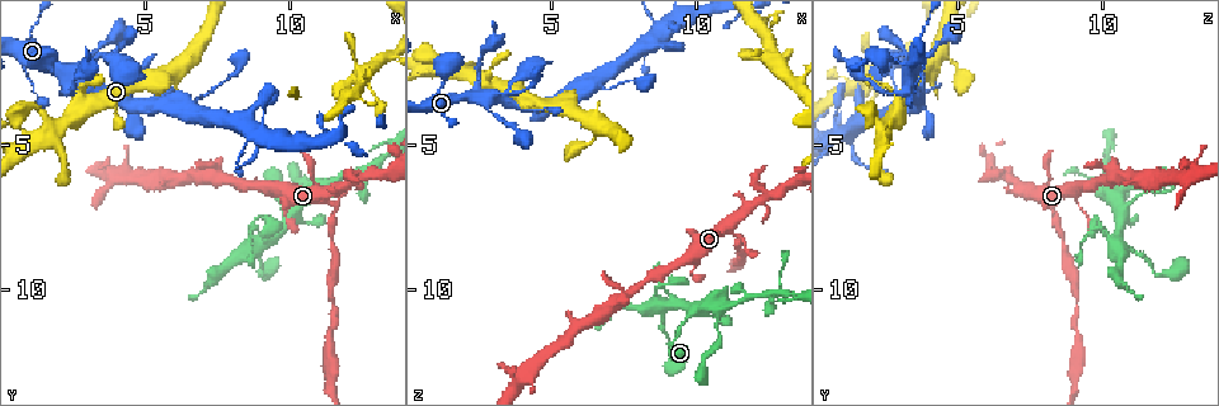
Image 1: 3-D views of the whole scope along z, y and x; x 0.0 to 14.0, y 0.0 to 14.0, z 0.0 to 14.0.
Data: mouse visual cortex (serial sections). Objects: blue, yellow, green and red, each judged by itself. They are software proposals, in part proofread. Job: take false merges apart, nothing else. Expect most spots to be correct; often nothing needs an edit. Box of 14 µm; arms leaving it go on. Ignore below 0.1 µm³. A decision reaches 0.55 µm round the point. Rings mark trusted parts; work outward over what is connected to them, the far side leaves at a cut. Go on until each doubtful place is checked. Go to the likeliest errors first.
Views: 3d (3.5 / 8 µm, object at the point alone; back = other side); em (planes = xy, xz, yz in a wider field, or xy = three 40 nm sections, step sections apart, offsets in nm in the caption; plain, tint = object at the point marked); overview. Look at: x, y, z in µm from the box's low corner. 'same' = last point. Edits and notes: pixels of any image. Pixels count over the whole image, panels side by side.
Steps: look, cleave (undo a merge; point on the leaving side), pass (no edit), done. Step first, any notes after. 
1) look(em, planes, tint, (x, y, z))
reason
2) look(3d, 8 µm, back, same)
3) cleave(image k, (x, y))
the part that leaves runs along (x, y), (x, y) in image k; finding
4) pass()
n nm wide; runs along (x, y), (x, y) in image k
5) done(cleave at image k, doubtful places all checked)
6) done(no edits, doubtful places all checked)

look(3d, 3.5 µm, back, (8.7, 7.7, 9.9))
abrupt turn

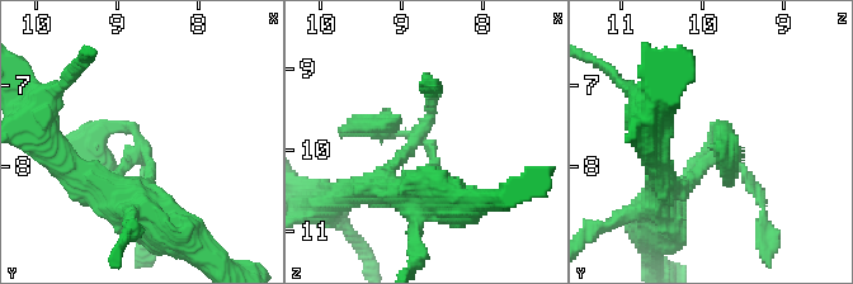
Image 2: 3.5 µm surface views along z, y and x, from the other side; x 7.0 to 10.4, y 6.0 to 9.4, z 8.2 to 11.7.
look(em, xy, step 2, tint, (8.80, 7.60, 9.90))

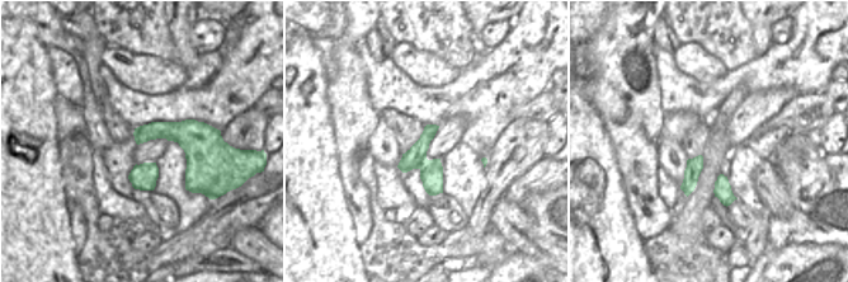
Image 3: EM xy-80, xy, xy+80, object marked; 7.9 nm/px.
pass()
all the same cell

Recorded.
look(3d, 8 µm, (11.5, 7.4, 8.3))
abrupt turn

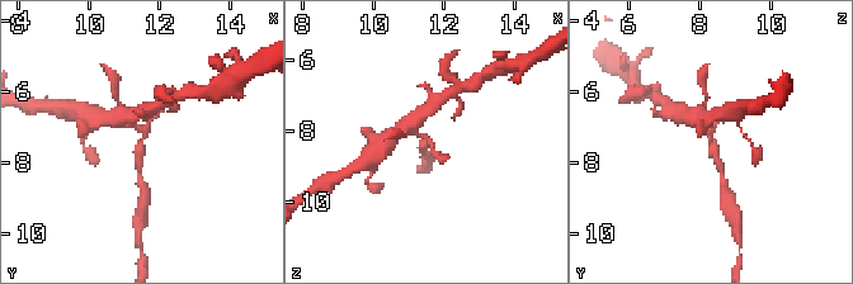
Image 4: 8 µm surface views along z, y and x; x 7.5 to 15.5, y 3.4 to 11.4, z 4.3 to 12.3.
look(em, planes, tint, (11.5, 7.4, 8.4))
shape alone is not enough

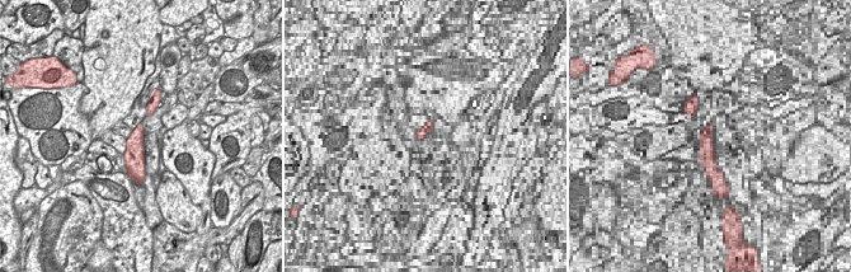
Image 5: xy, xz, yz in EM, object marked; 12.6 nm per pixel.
pass()
runs along (700, 122), (712, 141), (724, 174) in image 4; all the same cell

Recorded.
look(3d, 3.5 µm, (2.4, 3.3, 3.0))
calibre changes

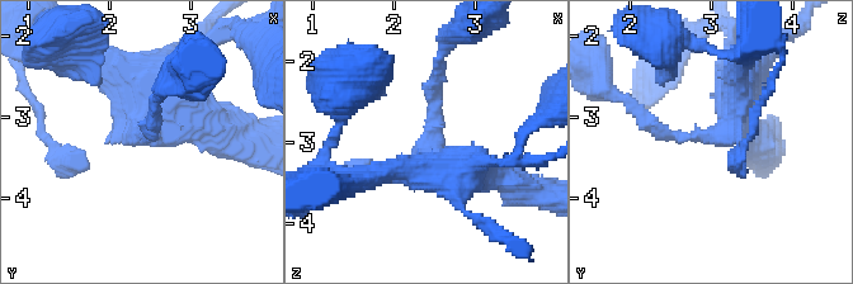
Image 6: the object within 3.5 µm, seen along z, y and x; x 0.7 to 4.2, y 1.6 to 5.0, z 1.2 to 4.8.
look(em, xy, step 5, tint, (2.50, 3.20, 2.95))

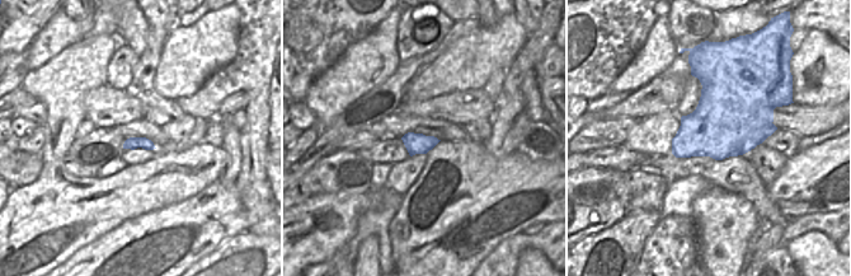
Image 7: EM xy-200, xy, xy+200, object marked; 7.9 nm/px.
pass()
160 nm wide; runs along (741, 75), (721, 133), (663, 133), (634, 109) in image 6; all the same cell

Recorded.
look(3d, 3.5 µm, (3.5, 1.8, 3.1))
three-way junction

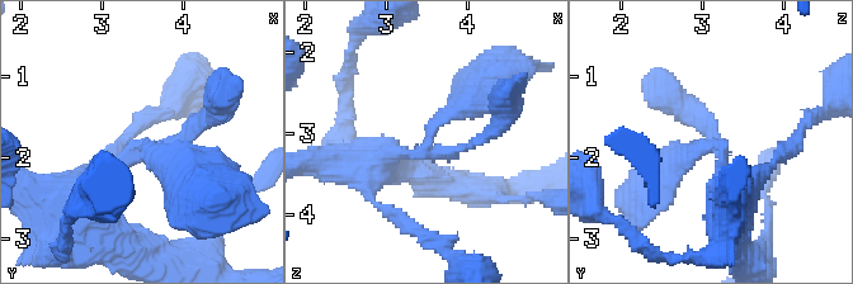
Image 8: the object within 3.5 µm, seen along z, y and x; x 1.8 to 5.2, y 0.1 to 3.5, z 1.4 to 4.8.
look(em, xy, step 3, tint, (3.55, 1.85, 3.05))
3 arms; arms of 200, 300, 350 nm

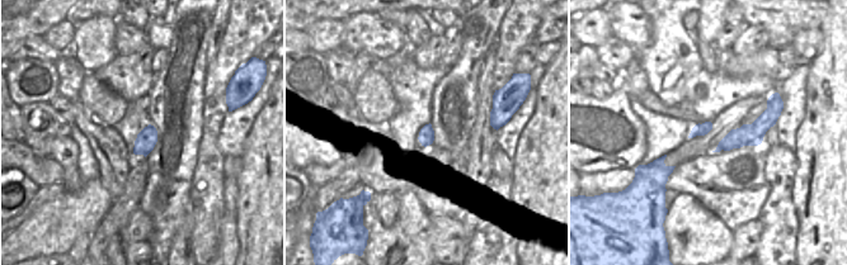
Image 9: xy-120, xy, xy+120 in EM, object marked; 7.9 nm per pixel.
pass()
runs along (370, 161), (420, 155), (432, 126), (479, 86) in image 8; continuous, no second cell

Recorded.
done(no edits, doubtful places all checked)

